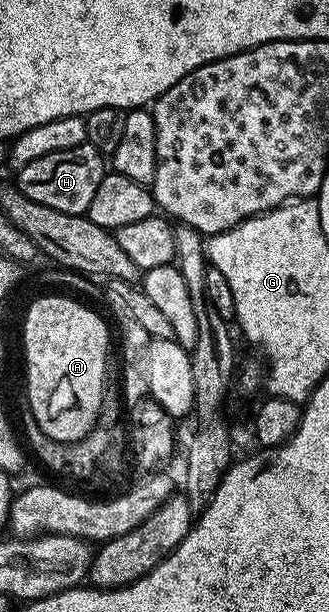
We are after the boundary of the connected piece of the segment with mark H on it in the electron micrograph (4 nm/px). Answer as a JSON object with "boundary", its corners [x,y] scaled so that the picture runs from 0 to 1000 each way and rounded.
{"boundary":[[[261,230],[234,242],[198,242],[198,248],[149,248],[149,255],[100,261],[100,268],[76,268],[76,275],[52,281],[52,302],[76,320],[88,320],[88,327],[112,327],[112,333],[137,333],[137,340],[173,340],[173,346],[201,350],[261,351],[316,283],[316,253],[283,242],[277,232]]]}

